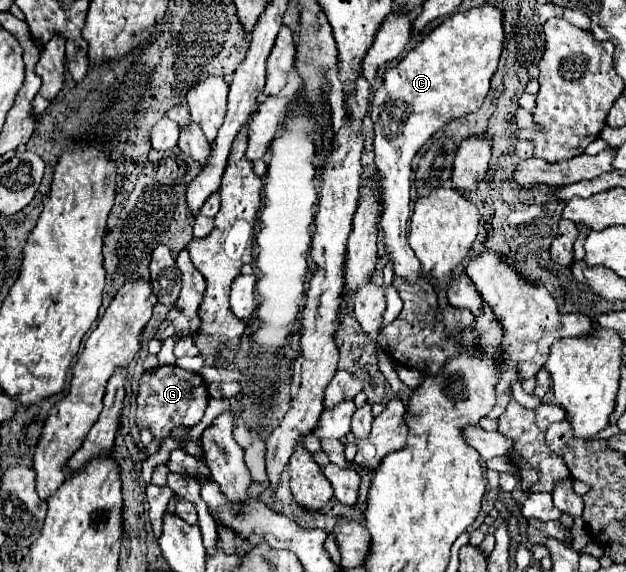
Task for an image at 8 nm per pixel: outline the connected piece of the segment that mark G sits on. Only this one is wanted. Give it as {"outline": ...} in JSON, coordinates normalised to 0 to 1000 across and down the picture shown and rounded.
{"outline":[[[256,640],[227,657],[217,703],[220,703],[217,717],[220,745],[236,745],[249,766],[265,766],[272,762],[275,748],[310,745],[323,734],[326,717],[332,710],[332,689],[316,654],[284,640]]]}

